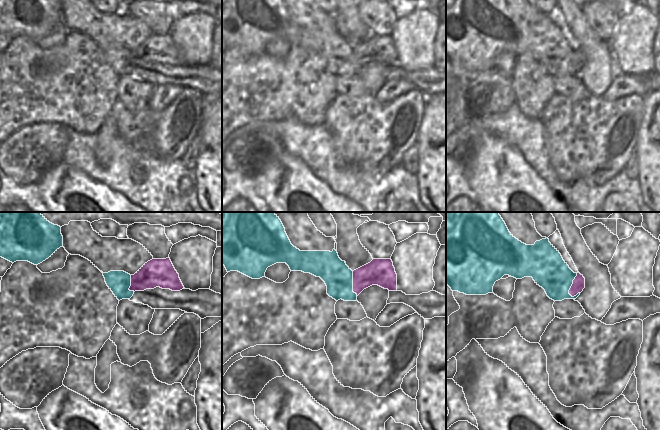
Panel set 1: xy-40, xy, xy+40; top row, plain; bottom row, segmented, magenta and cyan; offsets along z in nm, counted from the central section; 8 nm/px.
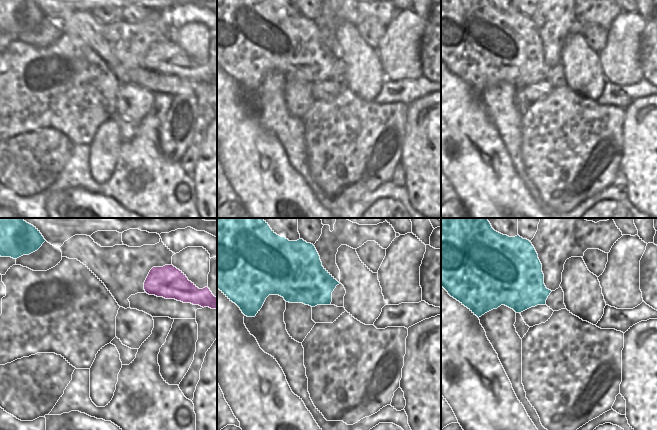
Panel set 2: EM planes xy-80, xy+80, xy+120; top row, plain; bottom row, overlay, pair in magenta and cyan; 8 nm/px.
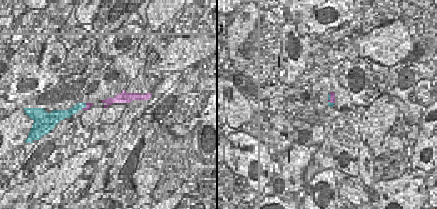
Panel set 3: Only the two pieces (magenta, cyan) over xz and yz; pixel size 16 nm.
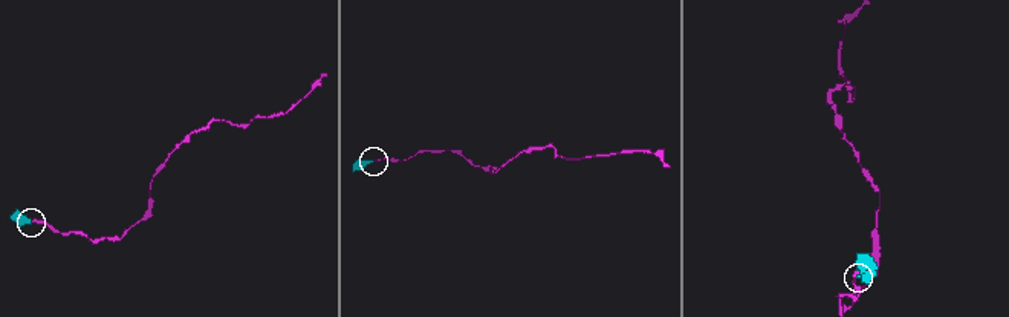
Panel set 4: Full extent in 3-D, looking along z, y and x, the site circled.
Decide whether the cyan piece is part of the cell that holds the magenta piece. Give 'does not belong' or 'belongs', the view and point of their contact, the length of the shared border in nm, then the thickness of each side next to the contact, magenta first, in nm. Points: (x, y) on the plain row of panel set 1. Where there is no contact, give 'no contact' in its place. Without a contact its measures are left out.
does not belong; contact xy+40 (572, 61); length 200 nm; calibres 100 and 280 nm

